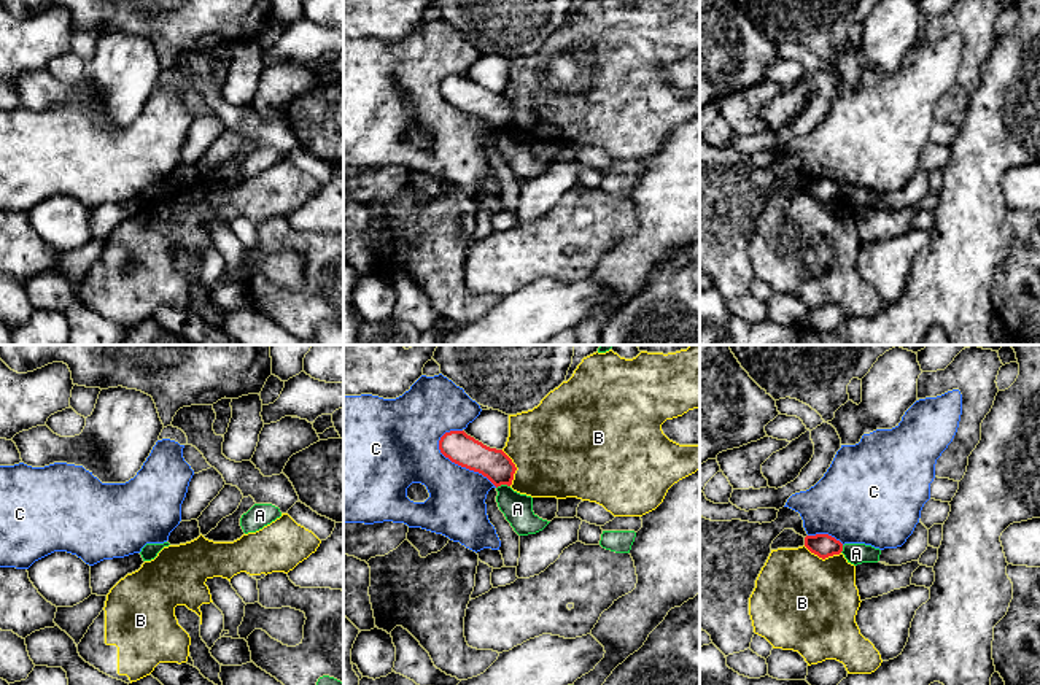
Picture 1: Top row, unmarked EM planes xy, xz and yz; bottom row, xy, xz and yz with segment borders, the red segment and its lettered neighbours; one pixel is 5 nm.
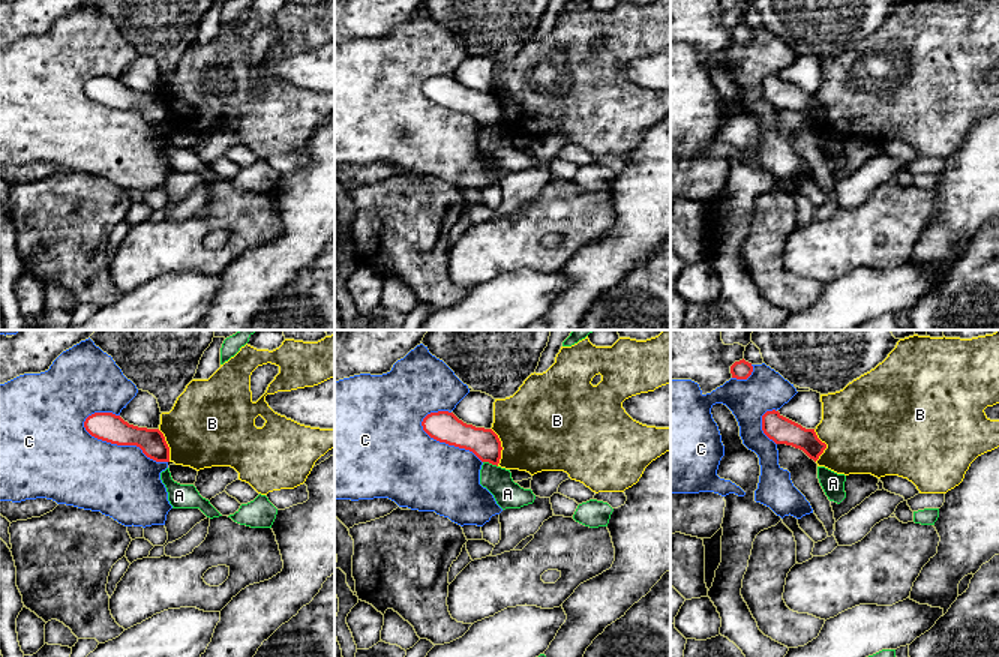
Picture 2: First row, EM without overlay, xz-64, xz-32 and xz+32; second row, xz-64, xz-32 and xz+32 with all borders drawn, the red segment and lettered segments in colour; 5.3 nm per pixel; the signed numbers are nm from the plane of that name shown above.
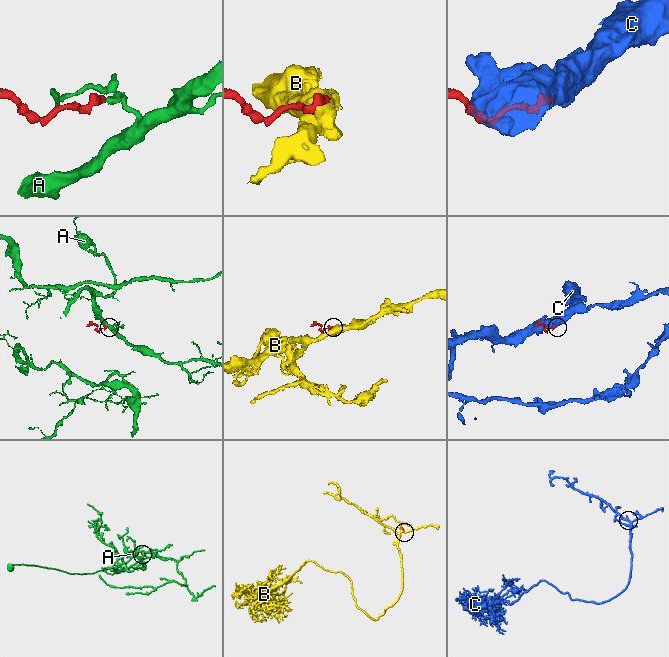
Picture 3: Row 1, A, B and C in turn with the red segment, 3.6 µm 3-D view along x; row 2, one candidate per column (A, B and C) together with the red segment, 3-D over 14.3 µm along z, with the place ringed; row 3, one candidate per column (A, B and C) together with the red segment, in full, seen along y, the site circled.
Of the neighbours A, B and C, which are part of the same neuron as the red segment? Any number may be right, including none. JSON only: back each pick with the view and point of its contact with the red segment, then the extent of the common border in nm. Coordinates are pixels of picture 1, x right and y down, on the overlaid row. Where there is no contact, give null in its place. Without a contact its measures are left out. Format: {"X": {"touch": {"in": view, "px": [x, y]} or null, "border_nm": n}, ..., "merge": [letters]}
{"merge": []}

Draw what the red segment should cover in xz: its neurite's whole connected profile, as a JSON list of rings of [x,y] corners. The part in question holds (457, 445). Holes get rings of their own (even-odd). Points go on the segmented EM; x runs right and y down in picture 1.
[[[464,431],[445,432],[439,440],[439,450],[452,462],[487,477],[496,488],[512,485],[517,470],[512,459],[503,450],[490,448]]]

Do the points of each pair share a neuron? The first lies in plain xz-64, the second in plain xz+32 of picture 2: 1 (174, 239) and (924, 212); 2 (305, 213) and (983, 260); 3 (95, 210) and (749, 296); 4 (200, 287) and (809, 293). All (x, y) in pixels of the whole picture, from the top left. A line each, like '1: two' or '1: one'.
1: one
2: two
3: two
4: two

